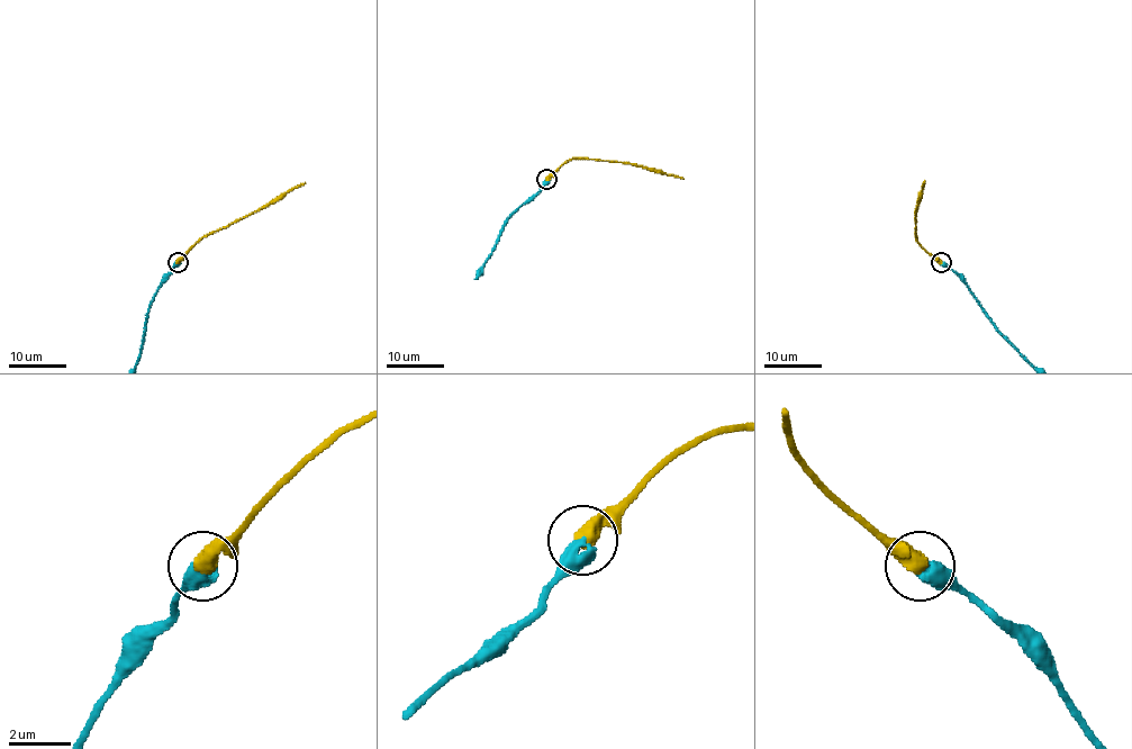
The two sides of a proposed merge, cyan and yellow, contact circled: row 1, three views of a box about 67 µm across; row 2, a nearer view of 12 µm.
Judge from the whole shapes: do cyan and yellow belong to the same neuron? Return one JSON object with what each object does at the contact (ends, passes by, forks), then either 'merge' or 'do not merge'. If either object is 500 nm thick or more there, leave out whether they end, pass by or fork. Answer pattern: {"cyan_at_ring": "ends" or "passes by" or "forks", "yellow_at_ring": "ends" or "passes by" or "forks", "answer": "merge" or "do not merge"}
{"answer": "merge"}

